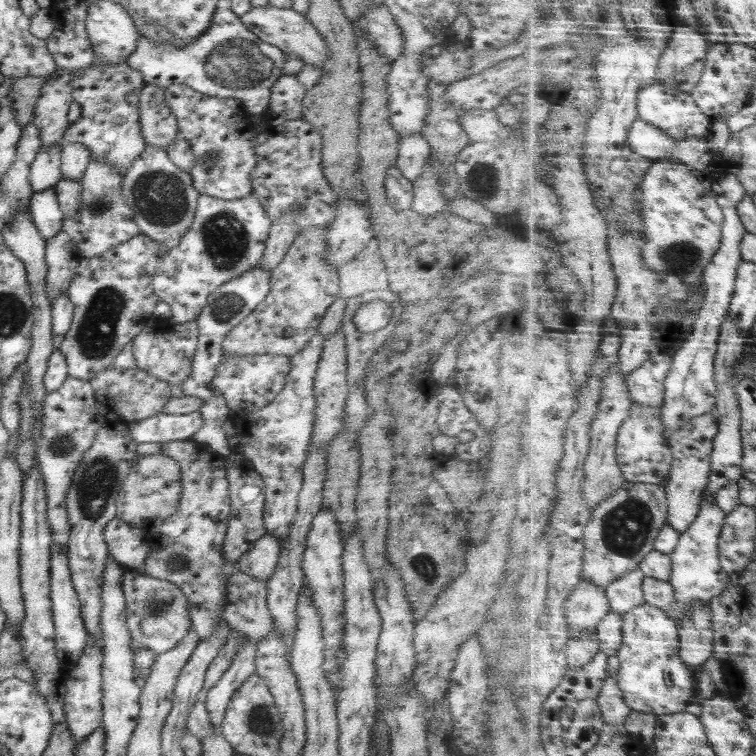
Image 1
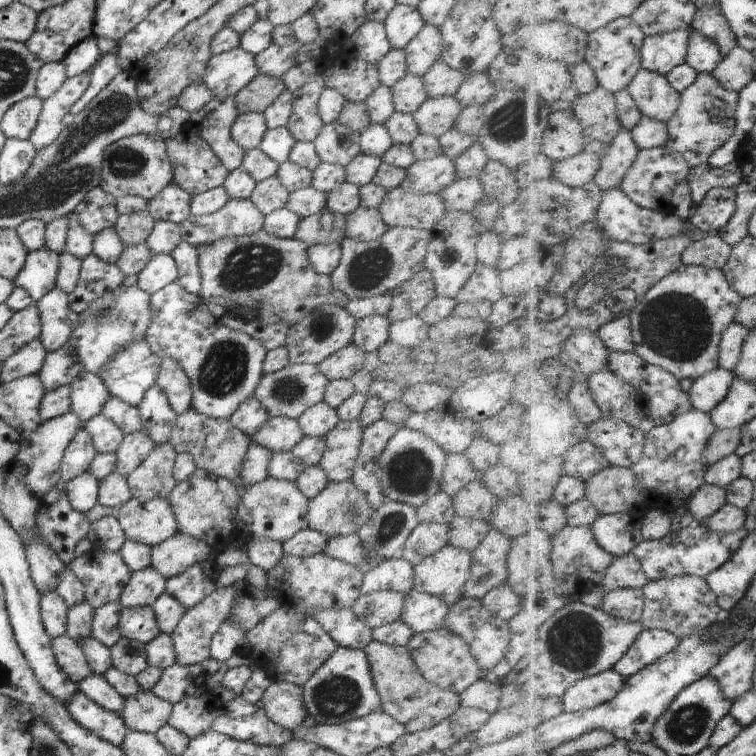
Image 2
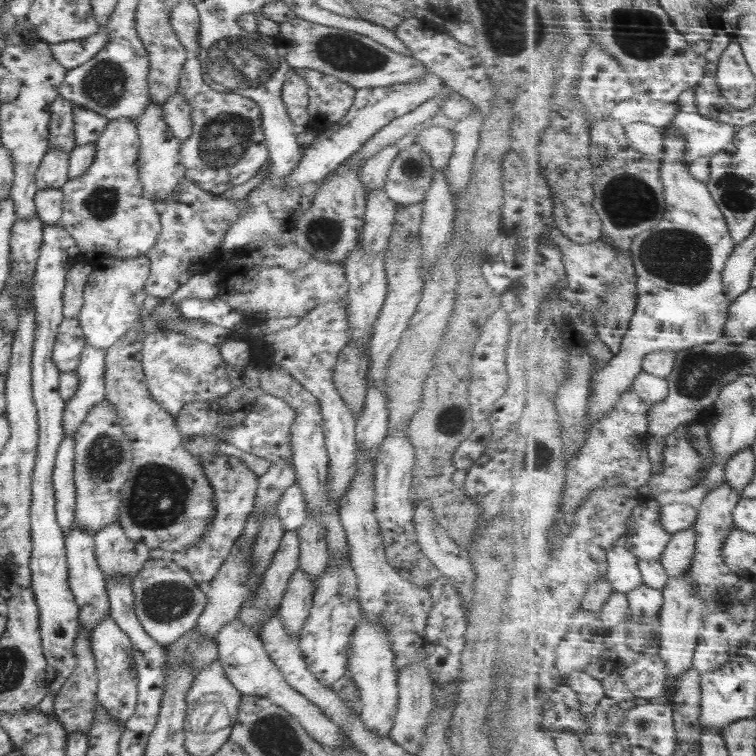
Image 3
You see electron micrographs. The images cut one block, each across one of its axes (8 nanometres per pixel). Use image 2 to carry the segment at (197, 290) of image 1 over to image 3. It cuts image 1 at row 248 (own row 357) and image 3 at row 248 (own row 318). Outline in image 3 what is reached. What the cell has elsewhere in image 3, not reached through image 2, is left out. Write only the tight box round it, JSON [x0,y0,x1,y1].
[145,176,246,298]

